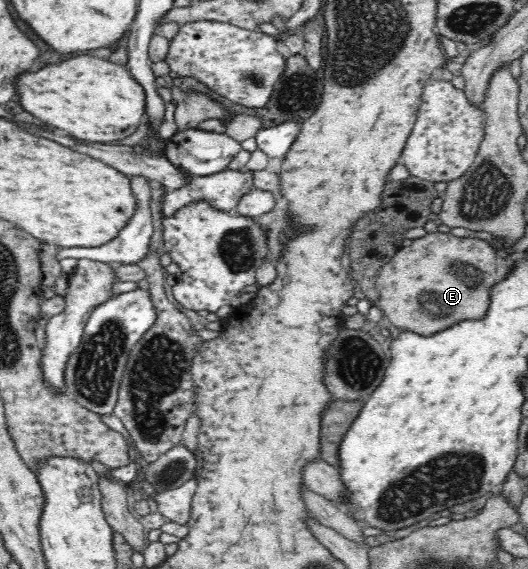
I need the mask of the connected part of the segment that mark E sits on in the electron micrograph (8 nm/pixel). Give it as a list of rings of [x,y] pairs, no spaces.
[[[435,231],[412,240],[412,244],[404,246],[385,264],[377,275],[376,287],[380,298],[375,302],[390,320],[391,324],[405,328],[420,335],[433,336],[449,328],[461,320],[481,320],[487,314],[491,304],[491,289],[499,282],[495,276],[497,250],[500,249],[500,238],[493,237],[496,245],[477,237],[457,237],[450,233]]]

